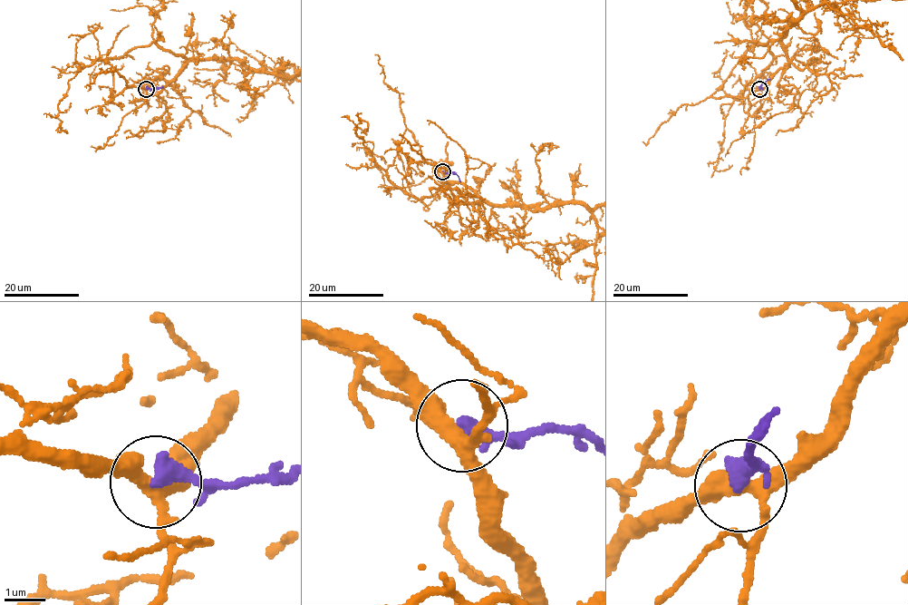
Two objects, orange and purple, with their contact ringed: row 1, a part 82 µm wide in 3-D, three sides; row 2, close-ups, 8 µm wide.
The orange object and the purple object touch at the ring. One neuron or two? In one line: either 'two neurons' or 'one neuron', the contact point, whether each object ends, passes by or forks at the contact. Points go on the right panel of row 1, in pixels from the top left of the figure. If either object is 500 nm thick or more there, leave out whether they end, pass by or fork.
two neurons | (759, 89) | orange forks | purple ends

